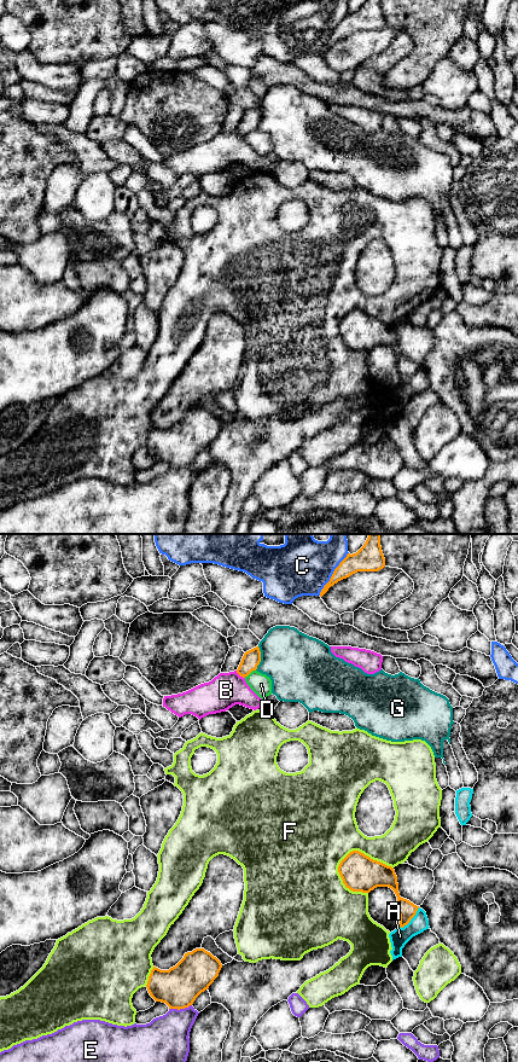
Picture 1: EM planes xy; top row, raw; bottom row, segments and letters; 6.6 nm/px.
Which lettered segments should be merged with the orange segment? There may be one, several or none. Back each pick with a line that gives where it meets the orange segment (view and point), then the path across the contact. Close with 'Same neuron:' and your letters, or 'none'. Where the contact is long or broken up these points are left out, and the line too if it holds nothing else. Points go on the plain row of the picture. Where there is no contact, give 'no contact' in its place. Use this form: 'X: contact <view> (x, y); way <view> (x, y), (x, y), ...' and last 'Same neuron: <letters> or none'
Same neuron: none

